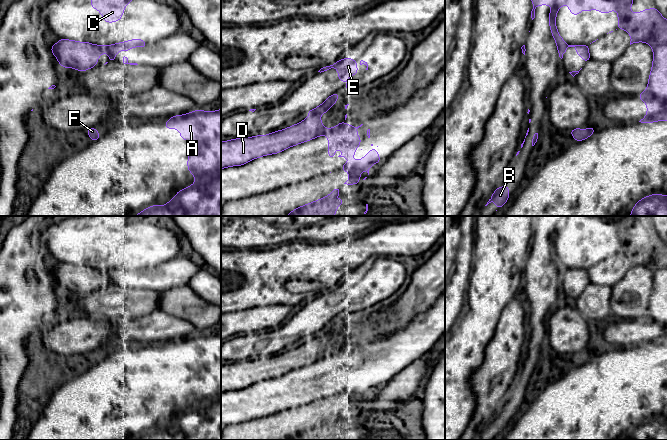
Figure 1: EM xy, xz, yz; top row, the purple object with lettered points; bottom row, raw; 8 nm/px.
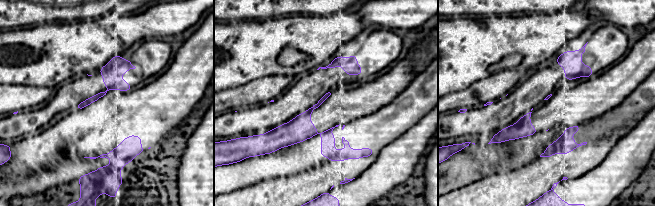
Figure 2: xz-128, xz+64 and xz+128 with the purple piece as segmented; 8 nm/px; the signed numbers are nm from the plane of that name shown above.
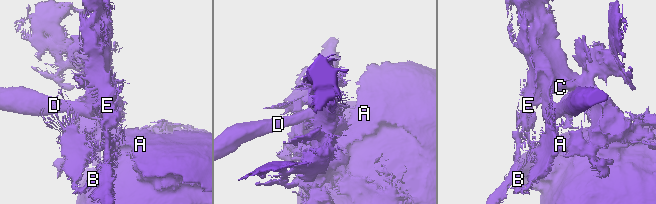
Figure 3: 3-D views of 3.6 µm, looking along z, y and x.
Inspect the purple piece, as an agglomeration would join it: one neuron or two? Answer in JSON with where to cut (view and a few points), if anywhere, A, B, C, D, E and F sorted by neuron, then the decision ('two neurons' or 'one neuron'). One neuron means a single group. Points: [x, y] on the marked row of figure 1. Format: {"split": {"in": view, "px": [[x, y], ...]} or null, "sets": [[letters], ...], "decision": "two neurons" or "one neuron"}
{"split": {"in": "xz", "px": [[320, 113], [309, 118]]}, "sets": [["A", "B", "C", "E", "F"], ["D"]], "decision": "two neurons"}

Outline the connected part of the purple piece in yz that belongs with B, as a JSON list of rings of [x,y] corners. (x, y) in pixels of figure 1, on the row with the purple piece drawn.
[[[506,185],[504,187],[502,187],[502,186],[498,187],[494,191],[493,195],[491,196],[491,198],[489,199],[489,201],[487,202],[487,204],[485,206],[487,206],[489,203],[495,201],[497,210],[499,210],[508,201],[509,188],[510,187],[508,185]]]

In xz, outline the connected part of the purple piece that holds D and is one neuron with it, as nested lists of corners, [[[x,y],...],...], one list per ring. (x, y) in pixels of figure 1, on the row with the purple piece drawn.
[[[317,114],[304,119],[298,124],[265,136],[240,137],[229,141],[221,141],[221,169],[242,166],[253,159],[277,154],[291,146],[320,136],[326,131],[320,117],[321,114]]]

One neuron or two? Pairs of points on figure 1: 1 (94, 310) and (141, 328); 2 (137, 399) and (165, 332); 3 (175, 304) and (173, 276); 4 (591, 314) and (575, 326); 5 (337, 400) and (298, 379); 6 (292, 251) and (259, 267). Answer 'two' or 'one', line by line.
1: two
2: two
3: two
4: two
5: two
6: one

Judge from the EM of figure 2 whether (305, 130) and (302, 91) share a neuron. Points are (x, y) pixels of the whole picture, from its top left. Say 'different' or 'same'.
different

